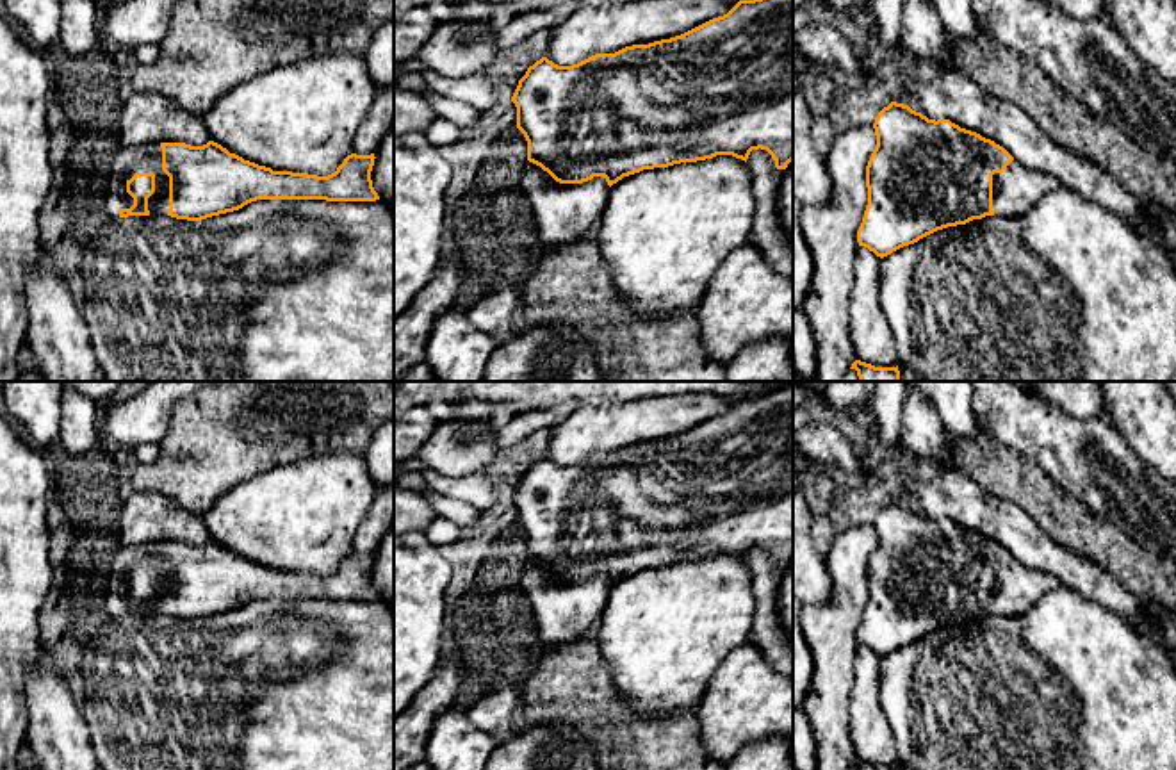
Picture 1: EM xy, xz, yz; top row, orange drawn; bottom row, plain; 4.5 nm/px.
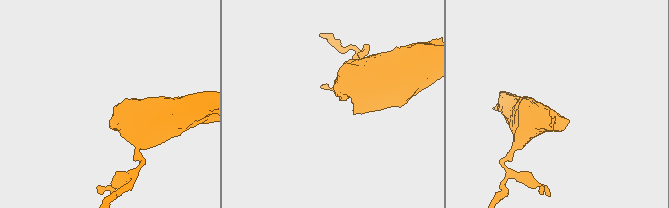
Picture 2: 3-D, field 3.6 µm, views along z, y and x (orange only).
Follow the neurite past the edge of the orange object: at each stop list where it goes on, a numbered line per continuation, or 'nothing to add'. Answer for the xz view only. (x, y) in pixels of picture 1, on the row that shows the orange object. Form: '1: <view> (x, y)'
nothing to add

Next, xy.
1: xy (146, 157)

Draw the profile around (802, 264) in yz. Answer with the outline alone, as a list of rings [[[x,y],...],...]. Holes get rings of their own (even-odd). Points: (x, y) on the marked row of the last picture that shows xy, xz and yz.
[[[793,198],[793,307],[804,305],[814,273],[814,260],[800,228],[800,210],[802,205]]]

